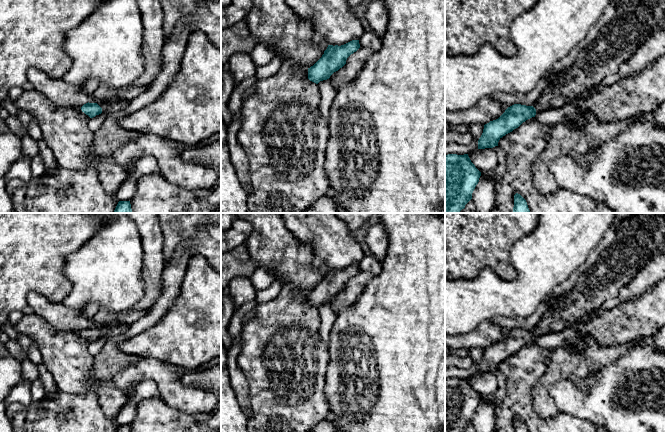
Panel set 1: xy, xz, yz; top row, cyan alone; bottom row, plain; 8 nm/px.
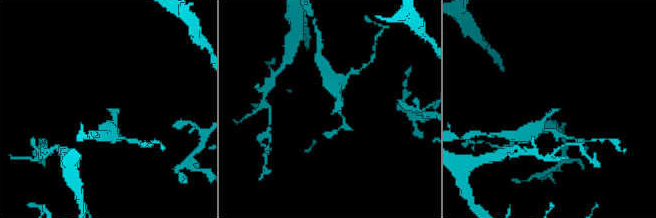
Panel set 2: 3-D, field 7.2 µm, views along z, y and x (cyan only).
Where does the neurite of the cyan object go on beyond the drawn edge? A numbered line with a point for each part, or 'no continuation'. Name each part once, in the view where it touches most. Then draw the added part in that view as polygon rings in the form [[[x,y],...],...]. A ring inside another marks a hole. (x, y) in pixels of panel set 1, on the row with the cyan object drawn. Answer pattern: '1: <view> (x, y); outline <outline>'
1: xy (109, 106); outline [[[109,99],[104,101],[93,101],[89,100],[89,103],[97,103],[101,108],[102,112],[105,114],[111,114],[113,112],[118,112],[125,109],[129,102],[125,100],[118,100],[118,99]]]

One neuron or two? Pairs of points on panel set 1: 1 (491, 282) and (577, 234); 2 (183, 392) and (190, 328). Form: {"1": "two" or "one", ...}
{"1": "one", "2": "two"}

